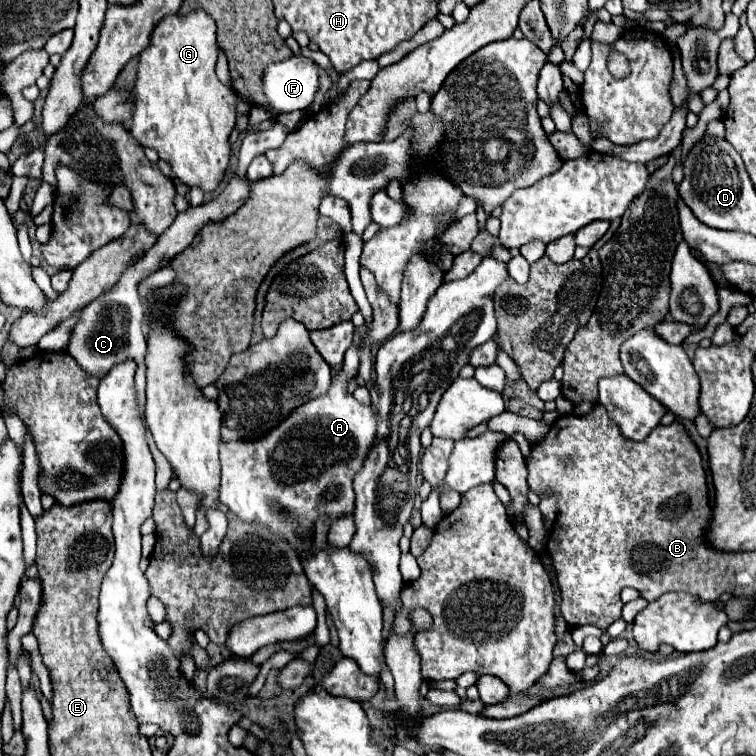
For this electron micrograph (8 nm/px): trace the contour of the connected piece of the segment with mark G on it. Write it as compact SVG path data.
M192 12L184 18L170 16L160 22L152 34L150 46L140 54L136 92L136 110L132 118L132 136L148 148L154 148L162 160L172 166L172 172L186 184L212 192L224 178L230 162L230 134L236 124L236 92L224 86L214 72L218 56L216 24L206 12Z

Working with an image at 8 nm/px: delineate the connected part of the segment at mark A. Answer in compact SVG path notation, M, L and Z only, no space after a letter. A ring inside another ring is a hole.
M352 346L346 352L344 364L352 368L350 378L336 374L332 378L330 390L314 400L308 400L292 410L292 414L274 426L270 432L256 440L228 440L220 444L220 464L222 464L222 482L220 482L220 502L226 504L232 512L236 512L242 520L254 520L272 528L272 532L280 532L294 548L298 540L294 540L294 530L312 532L320 514L328 514L332 520L344 512L352 512L354 508L354 490L352 480L354 474L362 468L364 456L372 446L376 436L376 418L372 410L354 400L348 392L348 382L358 374L358 356L360 348ZM268 500L276 500L282 504L286 514L278 514Z

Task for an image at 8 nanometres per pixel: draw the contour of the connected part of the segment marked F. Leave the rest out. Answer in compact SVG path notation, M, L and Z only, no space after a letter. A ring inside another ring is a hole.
M292 56L266 68L262 88L272 108L280 112L304 110L320 90L320 68L312 58Z

